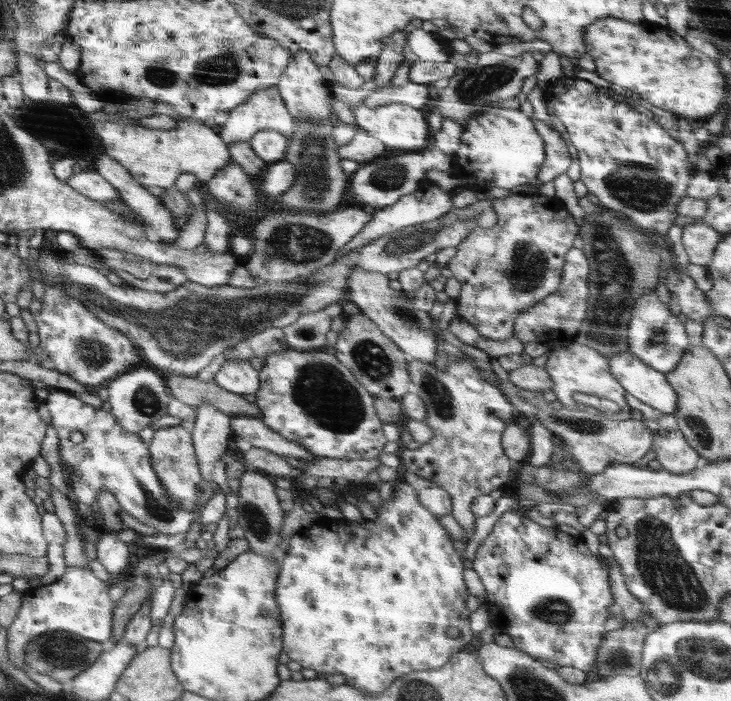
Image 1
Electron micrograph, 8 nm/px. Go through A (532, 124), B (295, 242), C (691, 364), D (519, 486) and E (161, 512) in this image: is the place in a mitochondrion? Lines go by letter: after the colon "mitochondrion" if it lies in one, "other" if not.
A: other
B: mitochondrion
C: other
D: other
E: mitochondrion

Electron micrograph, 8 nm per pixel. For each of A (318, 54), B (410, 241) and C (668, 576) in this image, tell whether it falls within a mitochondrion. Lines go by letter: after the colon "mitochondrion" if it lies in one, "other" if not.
A: other
B: mitochondrion
C: mitochondrion

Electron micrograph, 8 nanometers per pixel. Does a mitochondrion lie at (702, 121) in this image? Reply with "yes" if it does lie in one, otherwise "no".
no

